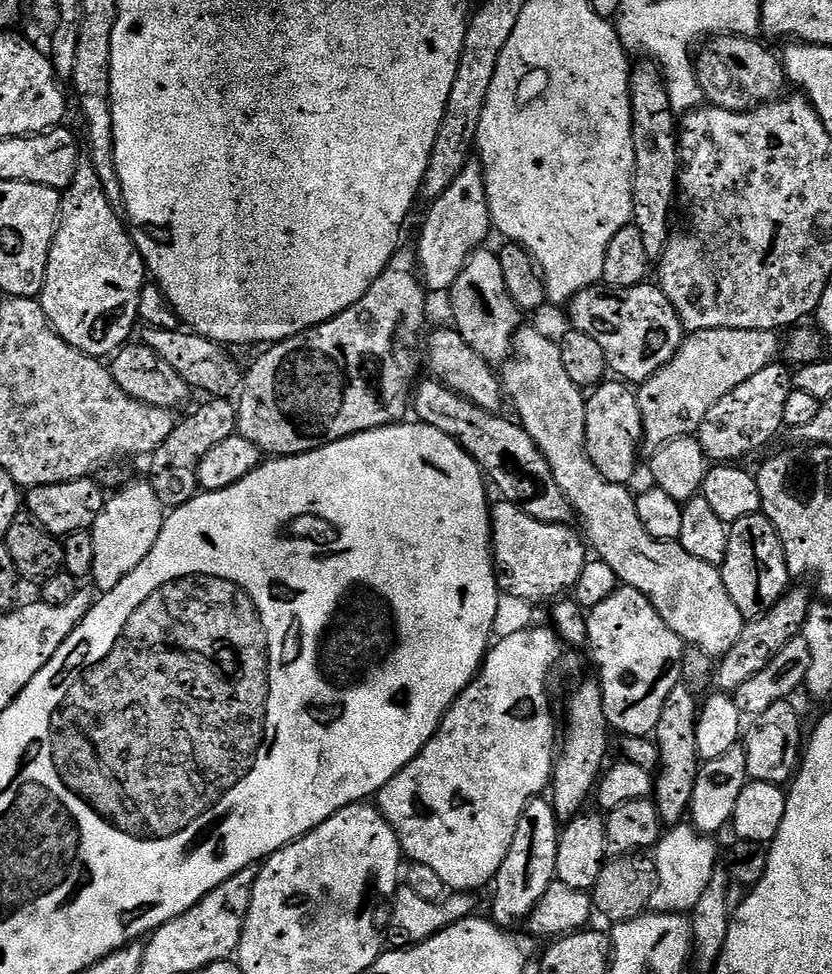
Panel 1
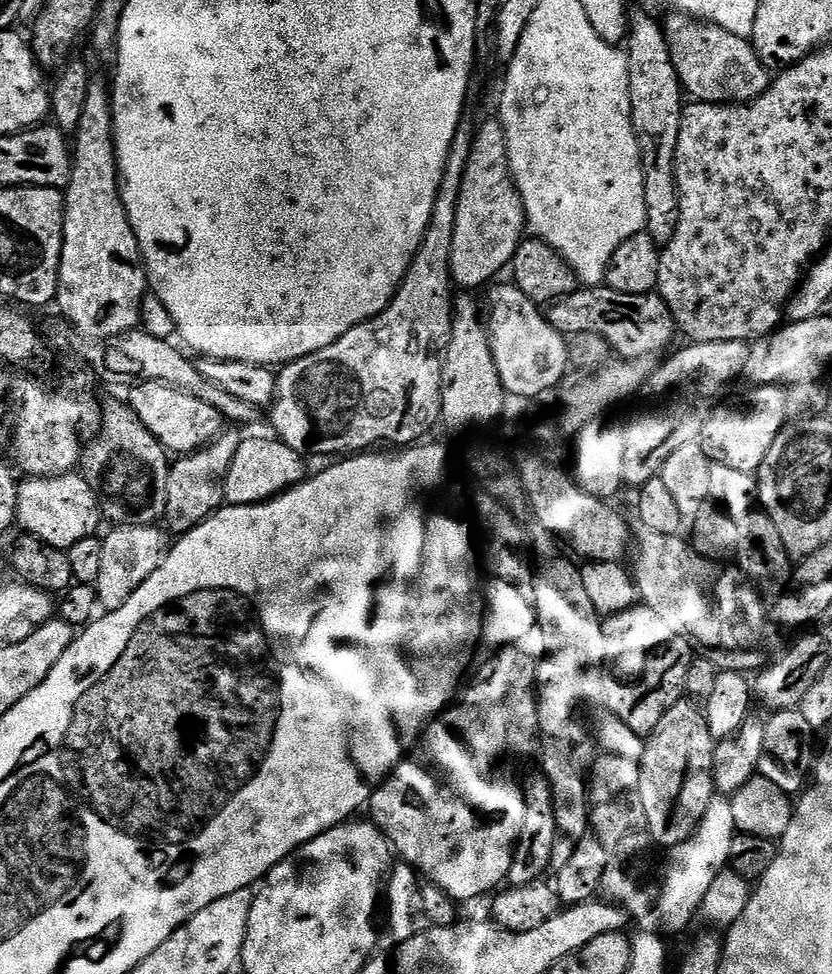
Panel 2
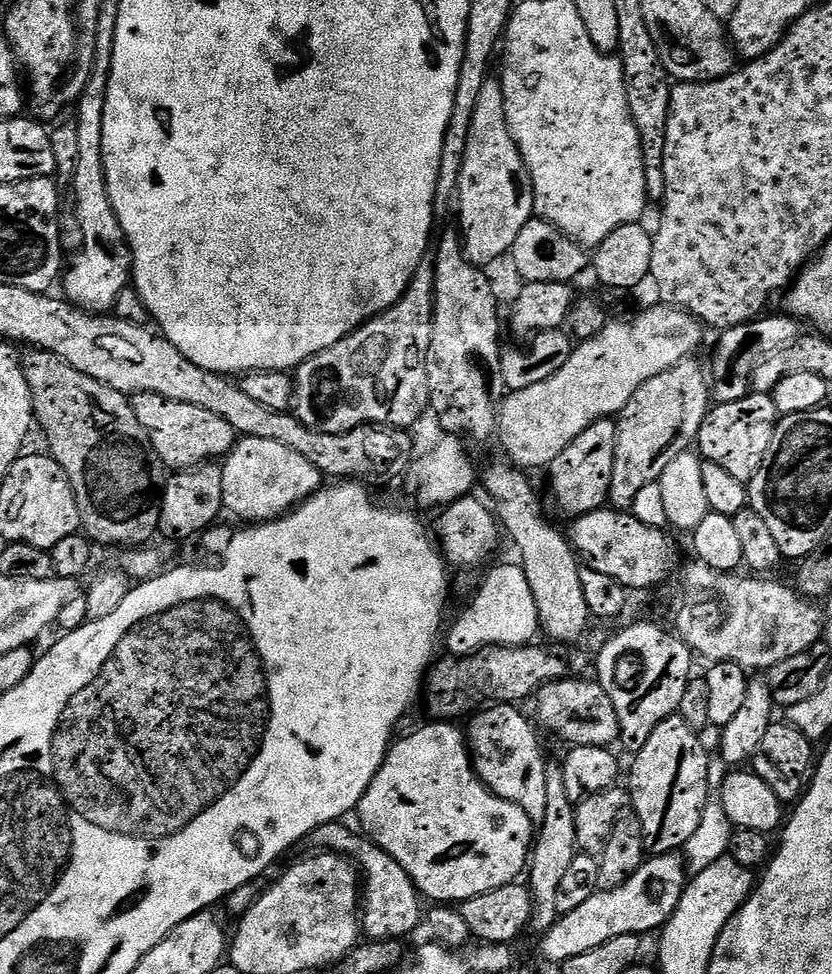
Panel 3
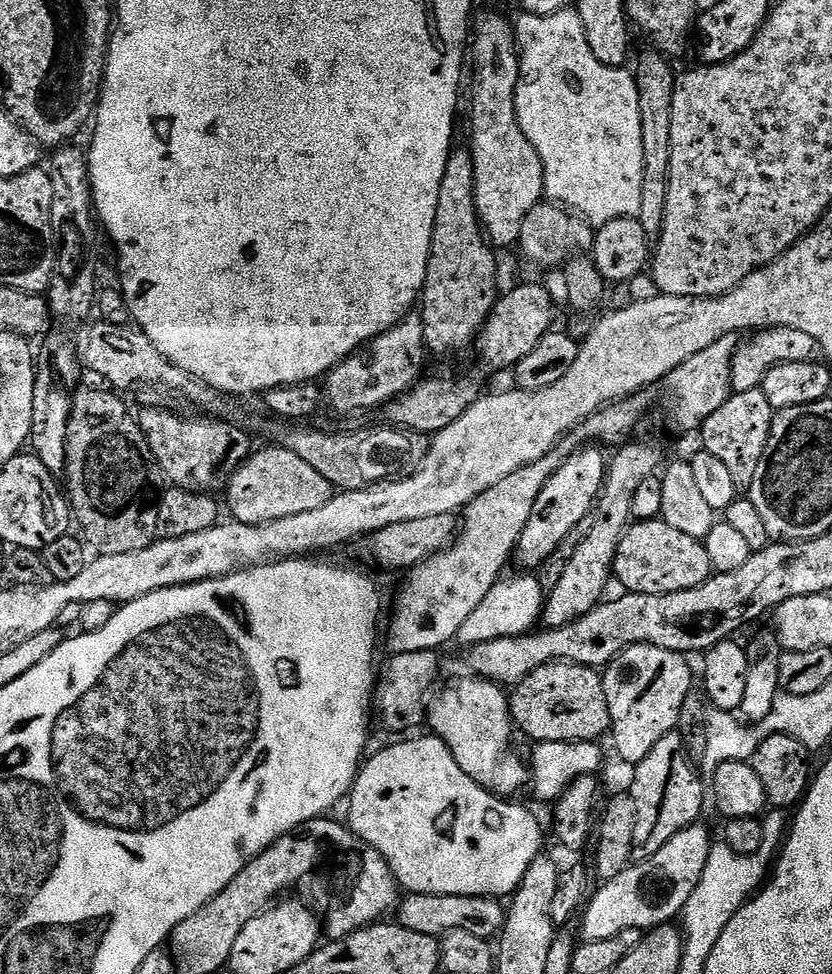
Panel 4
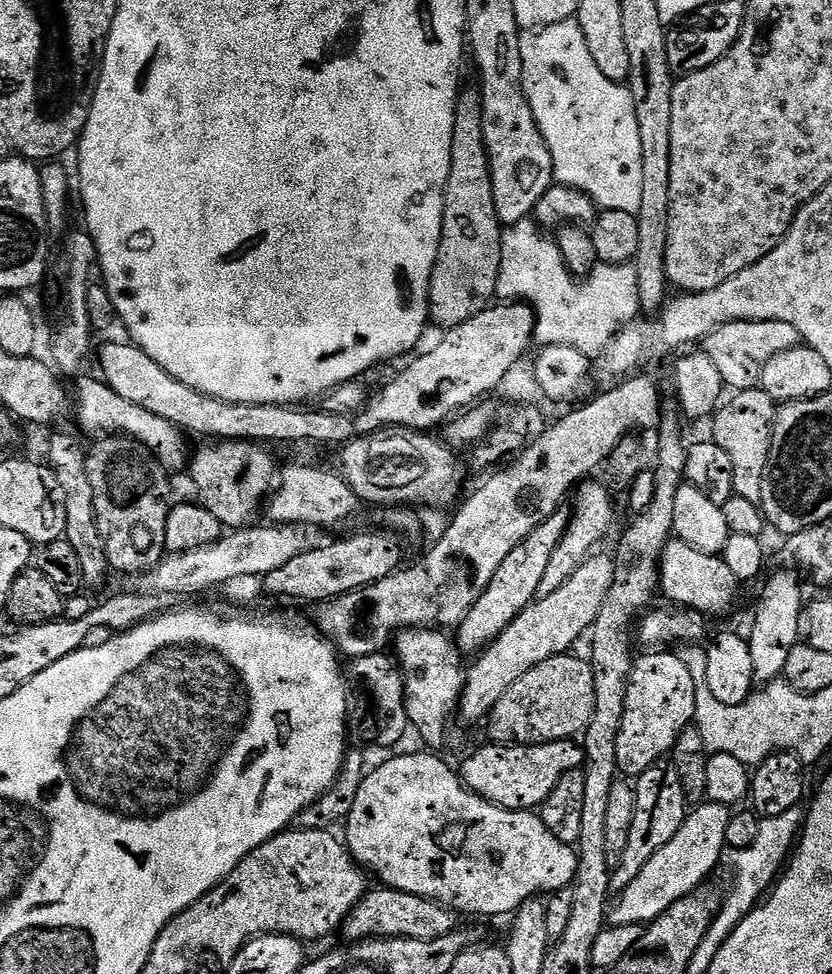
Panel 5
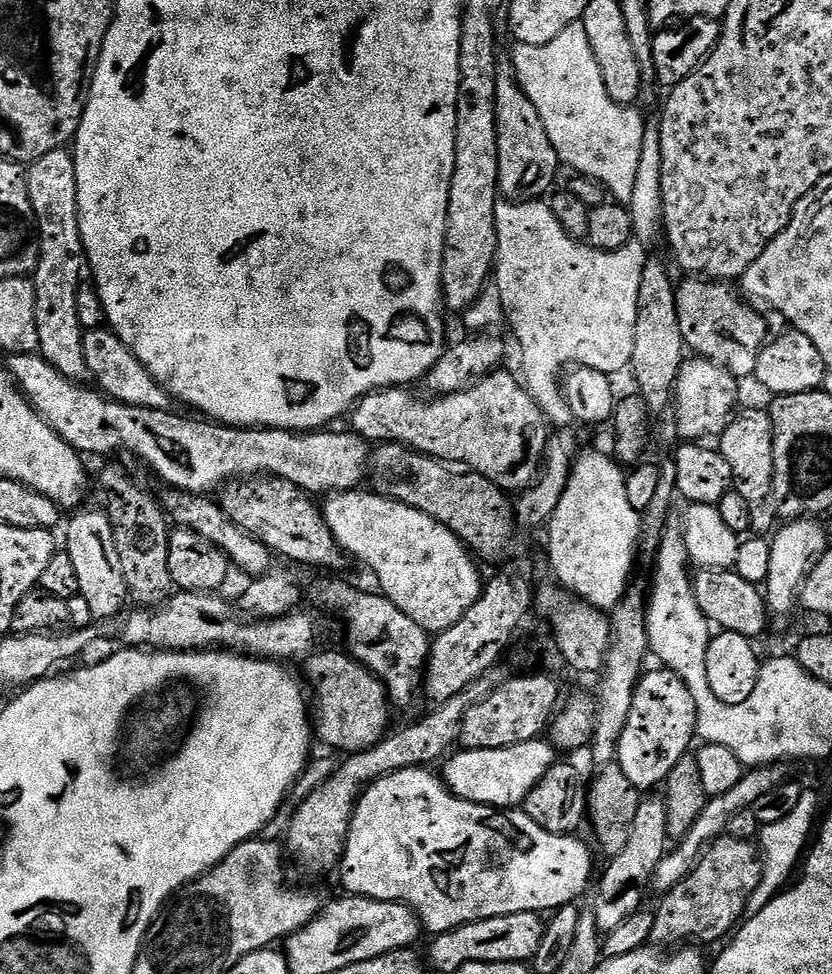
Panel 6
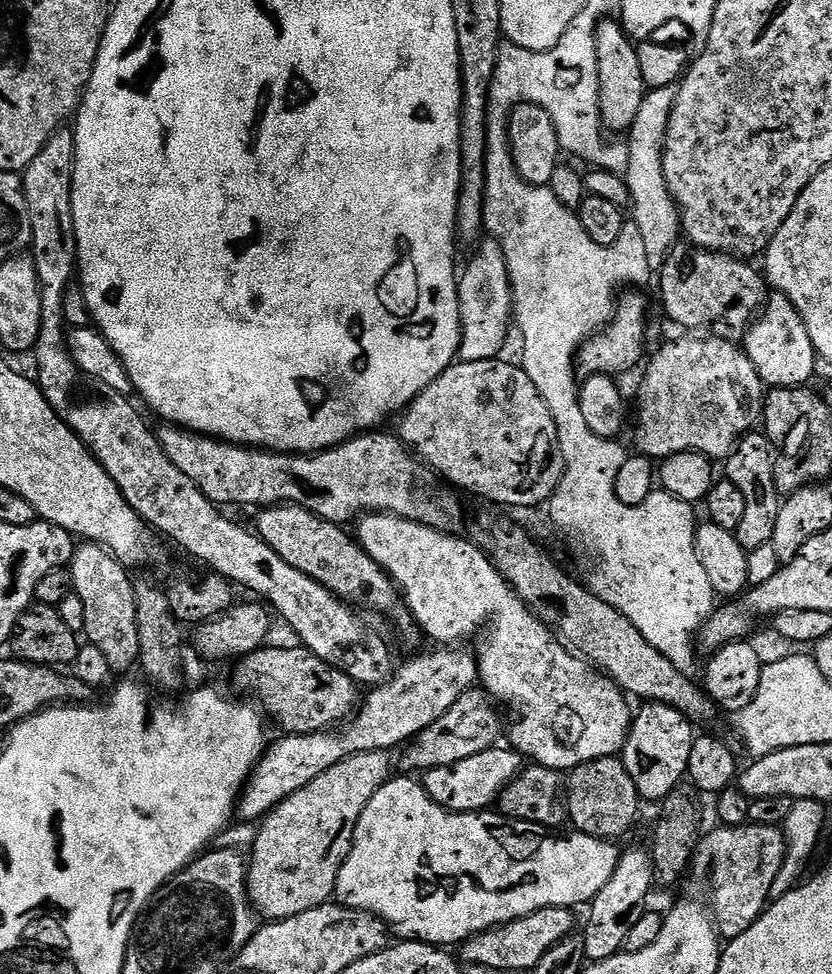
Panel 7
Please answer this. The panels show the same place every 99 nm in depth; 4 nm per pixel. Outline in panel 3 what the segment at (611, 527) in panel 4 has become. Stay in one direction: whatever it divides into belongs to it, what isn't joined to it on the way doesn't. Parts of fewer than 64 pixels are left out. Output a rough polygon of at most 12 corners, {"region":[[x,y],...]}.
{"region":[[696,358],[650,378],[620,411],[608,504],[699,441],[710,376]]}

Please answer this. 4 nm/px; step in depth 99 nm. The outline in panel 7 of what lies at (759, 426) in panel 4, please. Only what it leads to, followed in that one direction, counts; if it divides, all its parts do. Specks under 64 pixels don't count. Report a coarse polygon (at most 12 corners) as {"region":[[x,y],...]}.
{"region":[[763,431],[727,456],[726,479],[746,498],[736,527],[745,550],[771,544],[782,503]]}

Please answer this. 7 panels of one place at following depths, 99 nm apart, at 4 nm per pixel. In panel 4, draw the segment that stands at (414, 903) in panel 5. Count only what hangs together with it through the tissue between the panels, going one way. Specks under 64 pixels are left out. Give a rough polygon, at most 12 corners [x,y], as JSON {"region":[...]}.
{"region":[[495,896],[401,899],[398,922],[442,938],[462,930],[489,942],[504,931]]}

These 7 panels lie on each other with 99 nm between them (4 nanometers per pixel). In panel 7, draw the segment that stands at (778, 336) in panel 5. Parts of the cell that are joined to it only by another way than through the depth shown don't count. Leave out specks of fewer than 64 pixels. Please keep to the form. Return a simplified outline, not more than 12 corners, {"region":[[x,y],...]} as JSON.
{"region":[[677,243],[658,270],[680,328],[743,341],[766,280],[744,258]]}

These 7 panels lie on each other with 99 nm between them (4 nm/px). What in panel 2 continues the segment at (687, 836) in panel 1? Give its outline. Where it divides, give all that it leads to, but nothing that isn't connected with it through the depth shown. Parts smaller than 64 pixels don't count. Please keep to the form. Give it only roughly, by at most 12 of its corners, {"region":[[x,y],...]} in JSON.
{"region":[[715,792],[692,835],[667,851],[640,932],[670,938],[725,871],[736,832]]}

